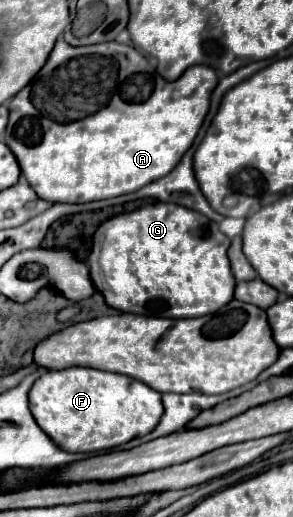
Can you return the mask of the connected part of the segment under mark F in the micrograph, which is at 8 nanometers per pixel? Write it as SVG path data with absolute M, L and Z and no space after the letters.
M68 367L62 371L46 371L44 375L40 375L30 389L30 411L36 423L40 425L40 429L58 447L70 453L108 451L132 441L134 437L148 435L158 425L164 413L160 405L160 393L148 387L146 383L140 383L138 379L132 379L120 373L108 373L108 371L90 369L90 367Z

